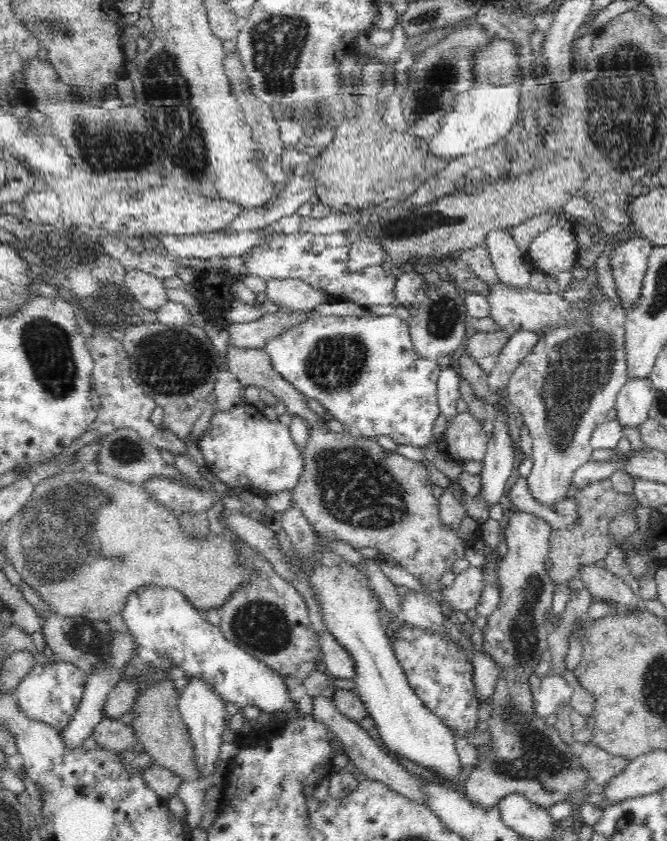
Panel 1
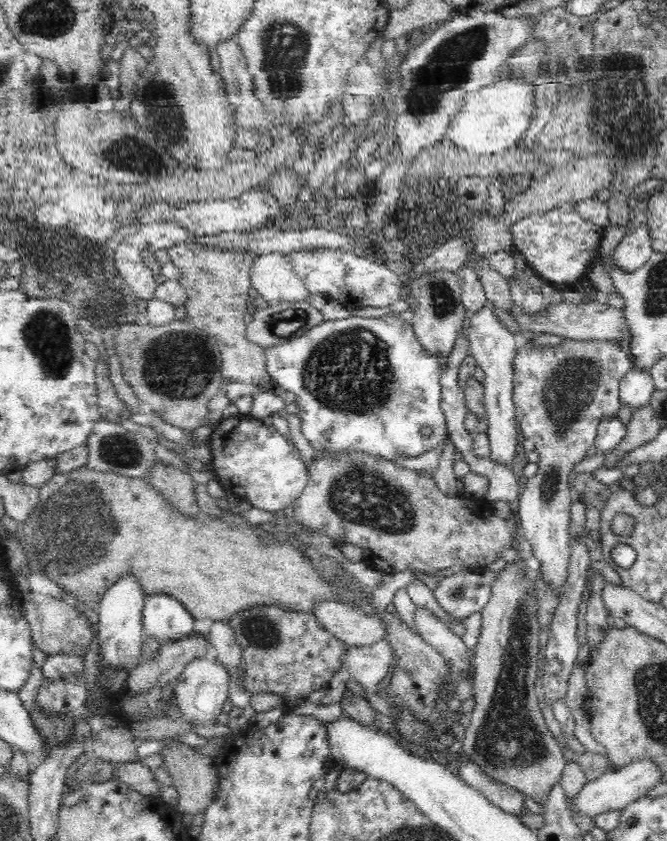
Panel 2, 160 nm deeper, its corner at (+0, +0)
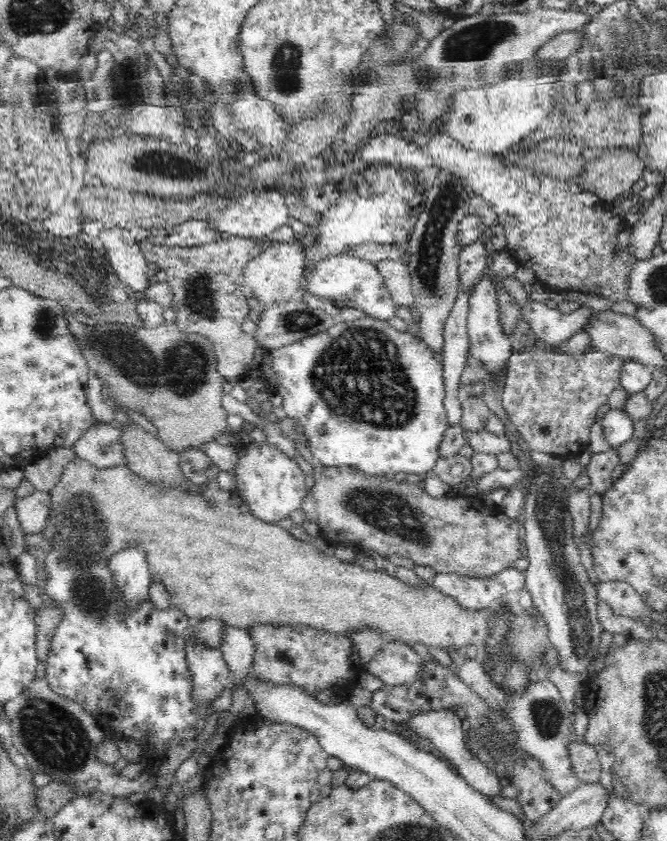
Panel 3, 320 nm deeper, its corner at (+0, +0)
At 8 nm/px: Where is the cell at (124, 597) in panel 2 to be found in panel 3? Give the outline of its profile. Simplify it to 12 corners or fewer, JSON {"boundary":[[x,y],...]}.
{"boundary":[[128,546],[110,557],[109,569],[129,610],[149,596],[145,550]]}

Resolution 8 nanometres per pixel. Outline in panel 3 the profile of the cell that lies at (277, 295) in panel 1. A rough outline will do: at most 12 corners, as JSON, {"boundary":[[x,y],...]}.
{"boundary":[[274,244],[243,269],[266,308],[305,284],[301,244]]}

